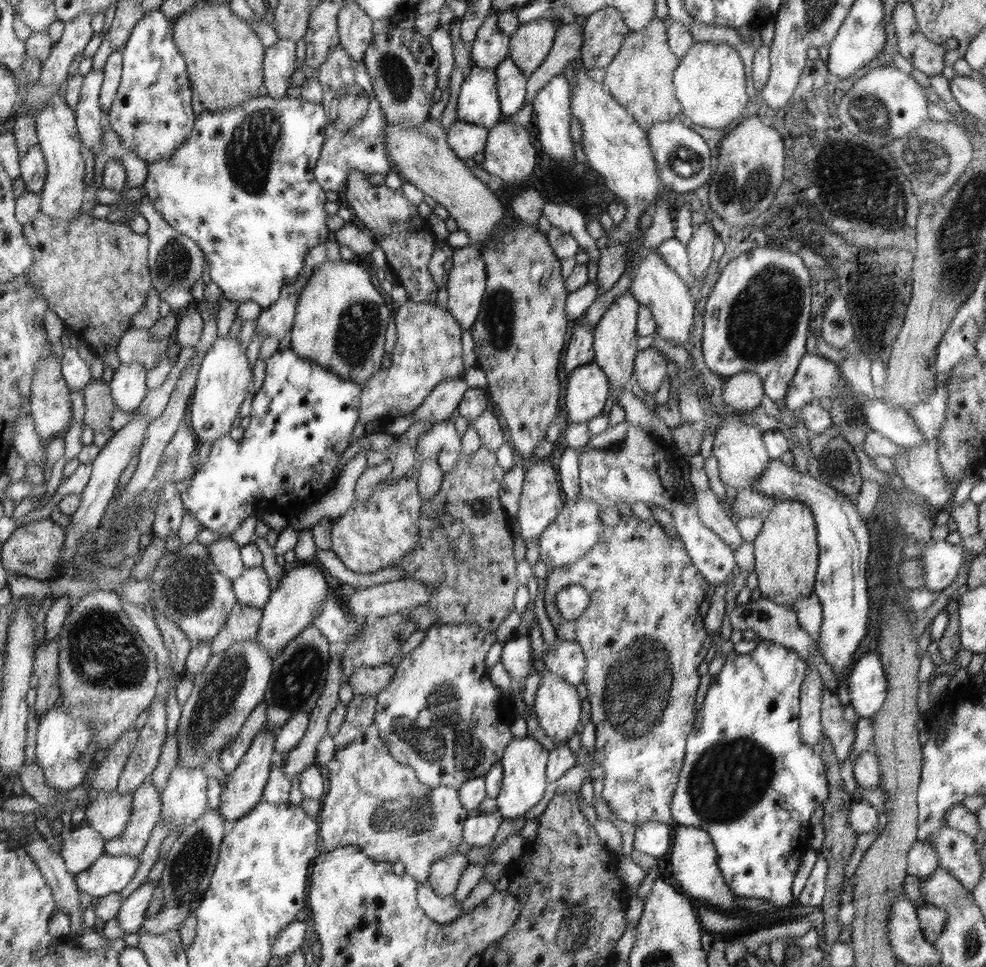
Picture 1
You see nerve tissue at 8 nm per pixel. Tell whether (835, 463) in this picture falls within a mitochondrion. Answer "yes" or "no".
yes

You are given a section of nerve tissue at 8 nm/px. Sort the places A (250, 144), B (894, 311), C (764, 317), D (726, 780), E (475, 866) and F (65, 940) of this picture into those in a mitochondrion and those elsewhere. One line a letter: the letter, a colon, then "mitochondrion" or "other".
A: mitochondrion
B: other
C: mitochondrion
D: mitochondrion
E: other
F: other

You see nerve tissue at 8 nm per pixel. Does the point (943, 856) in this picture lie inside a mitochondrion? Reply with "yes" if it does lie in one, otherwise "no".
no

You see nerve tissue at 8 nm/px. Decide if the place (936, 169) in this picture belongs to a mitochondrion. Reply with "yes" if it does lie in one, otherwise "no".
yes

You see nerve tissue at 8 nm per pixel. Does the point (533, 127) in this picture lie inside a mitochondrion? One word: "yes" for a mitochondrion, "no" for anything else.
no

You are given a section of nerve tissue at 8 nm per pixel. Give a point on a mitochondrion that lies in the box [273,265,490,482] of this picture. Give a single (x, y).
(360, 325)

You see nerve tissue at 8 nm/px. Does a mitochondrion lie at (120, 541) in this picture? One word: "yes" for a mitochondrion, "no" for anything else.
yes

